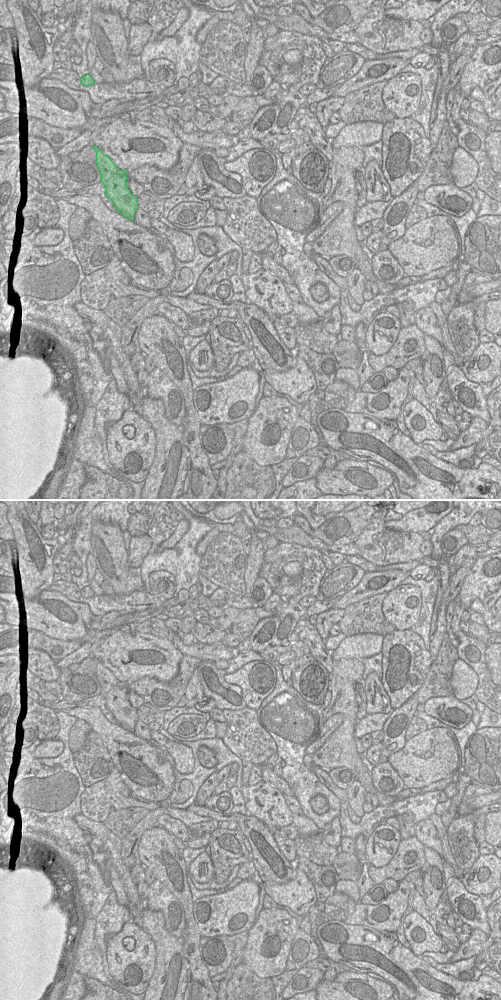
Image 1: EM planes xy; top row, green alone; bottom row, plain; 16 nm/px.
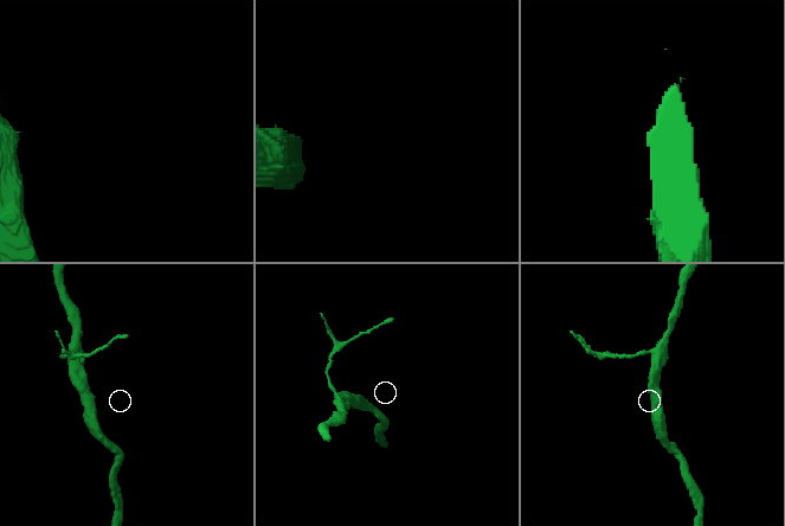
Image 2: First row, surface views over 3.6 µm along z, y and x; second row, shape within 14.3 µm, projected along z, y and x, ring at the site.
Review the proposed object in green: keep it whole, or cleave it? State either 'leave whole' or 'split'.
leave whole

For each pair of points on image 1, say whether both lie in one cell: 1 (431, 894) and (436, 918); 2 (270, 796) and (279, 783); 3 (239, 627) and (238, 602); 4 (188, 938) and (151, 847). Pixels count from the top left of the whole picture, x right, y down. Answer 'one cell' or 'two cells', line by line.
1: two cells
2: two cells
3: two cells
4: one cell

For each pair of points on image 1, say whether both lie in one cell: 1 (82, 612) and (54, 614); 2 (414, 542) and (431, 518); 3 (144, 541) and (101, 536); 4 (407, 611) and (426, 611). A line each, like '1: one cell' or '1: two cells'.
1: one cell
2: two cells
3: two cells
4: two cells

